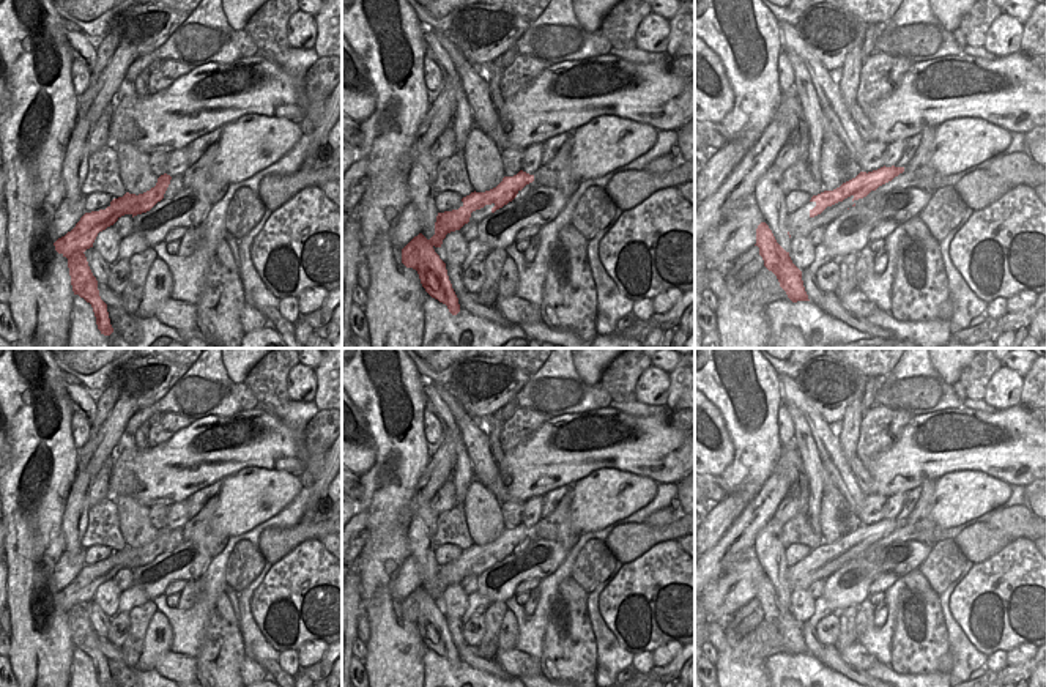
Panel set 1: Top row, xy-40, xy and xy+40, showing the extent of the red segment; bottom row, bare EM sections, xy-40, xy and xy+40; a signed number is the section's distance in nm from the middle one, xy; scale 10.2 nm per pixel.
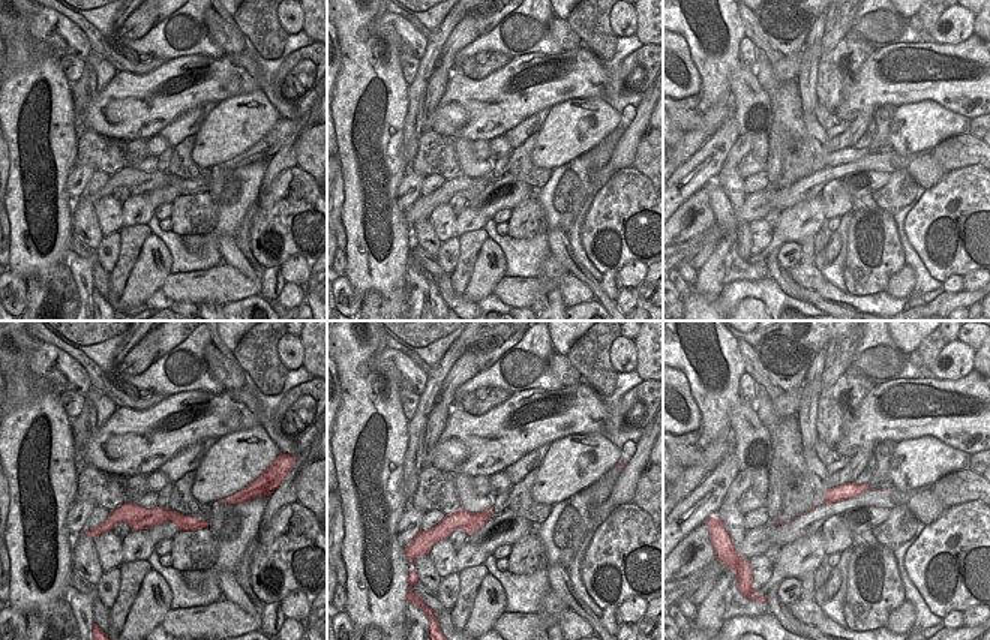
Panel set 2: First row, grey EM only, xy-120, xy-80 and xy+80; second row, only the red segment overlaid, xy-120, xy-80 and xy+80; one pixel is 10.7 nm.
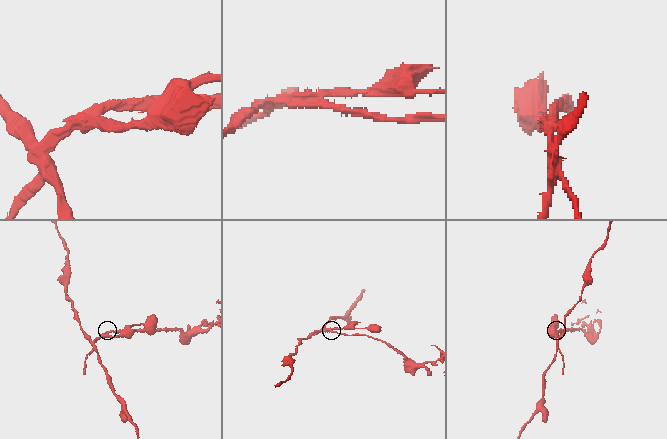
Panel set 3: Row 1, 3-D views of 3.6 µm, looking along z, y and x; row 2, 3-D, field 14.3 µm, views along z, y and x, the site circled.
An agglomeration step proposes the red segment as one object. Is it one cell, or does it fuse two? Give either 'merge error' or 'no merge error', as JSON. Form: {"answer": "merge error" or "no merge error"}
{"answer": "merge error"}

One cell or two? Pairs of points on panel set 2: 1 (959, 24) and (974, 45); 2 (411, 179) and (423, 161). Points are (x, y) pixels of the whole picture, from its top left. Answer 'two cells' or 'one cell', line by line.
1: two cells
2: two cells

